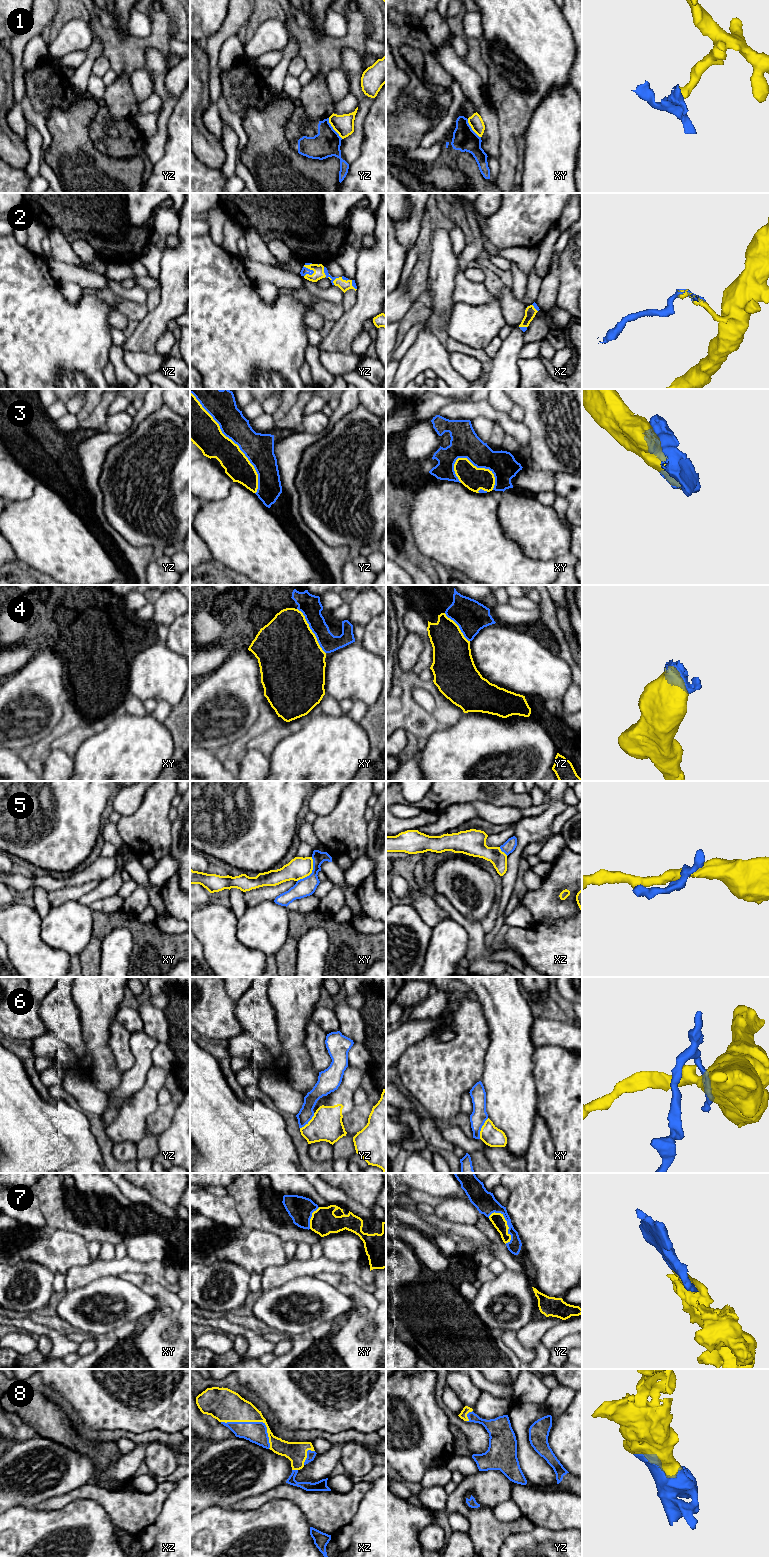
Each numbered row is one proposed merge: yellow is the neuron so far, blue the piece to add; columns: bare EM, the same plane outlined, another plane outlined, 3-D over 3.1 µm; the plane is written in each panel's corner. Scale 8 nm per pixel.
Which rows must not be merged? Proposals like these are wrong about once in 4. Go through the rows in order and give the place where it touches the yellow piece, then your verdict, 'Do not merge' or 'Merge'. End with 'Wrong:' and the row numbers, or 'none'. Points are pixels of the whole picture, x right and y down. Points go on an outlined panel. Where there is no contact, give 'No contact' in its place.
1: Touches yellow at yz (333, 128). Do not merge
2: Touches yellow at yz (311, 269). Merge
3: Touches yellow at yz (233, 442). Merge
4: Touches yellow at xy (311, 631). Merge
5: Touches yellow at xy (311, 872). Do not merge
6: Touches yellow at xy (481, 1128). Do not merge
7: Touches yellow at yz (507, 1225). Merge
8: Touches yellow at xz (254, 1421). Merge
Wrong: 1, 5, 6

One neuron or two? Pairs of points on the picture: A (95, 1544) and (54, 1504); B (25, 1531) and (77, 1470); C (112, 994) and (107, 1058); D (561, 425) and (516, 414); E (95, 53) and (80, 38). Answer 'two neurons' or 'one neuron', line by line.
A: two neurons
B: two neurons
C: one neuron
D: two neurons
E: two neurons

